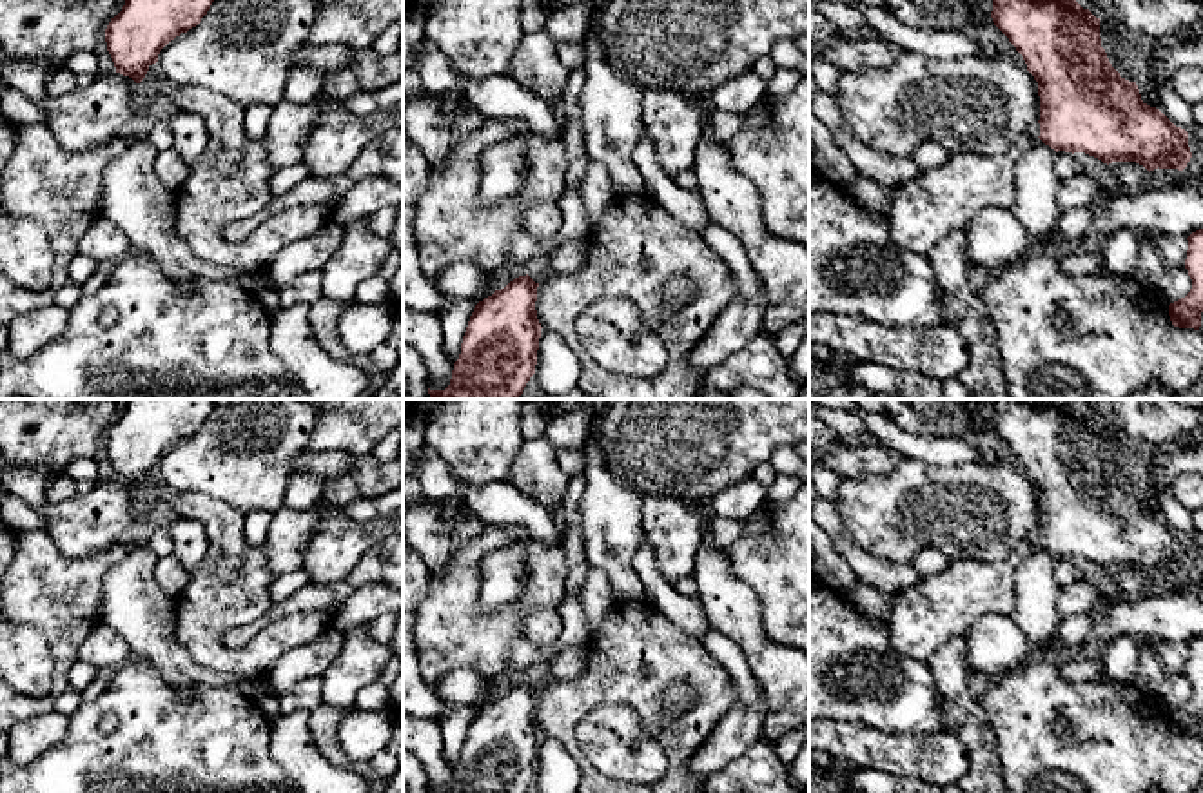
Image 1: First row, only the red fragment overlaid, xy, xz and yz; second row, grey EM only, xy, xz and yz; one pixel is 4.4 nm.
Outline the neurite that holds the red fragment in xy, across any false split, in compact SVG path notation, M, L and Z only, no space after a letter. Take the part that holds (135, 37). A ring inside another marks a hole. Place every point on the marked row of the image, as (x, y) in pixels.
M125 0L105 29L116 73L140 83L160 51L196 27L214 0Z

